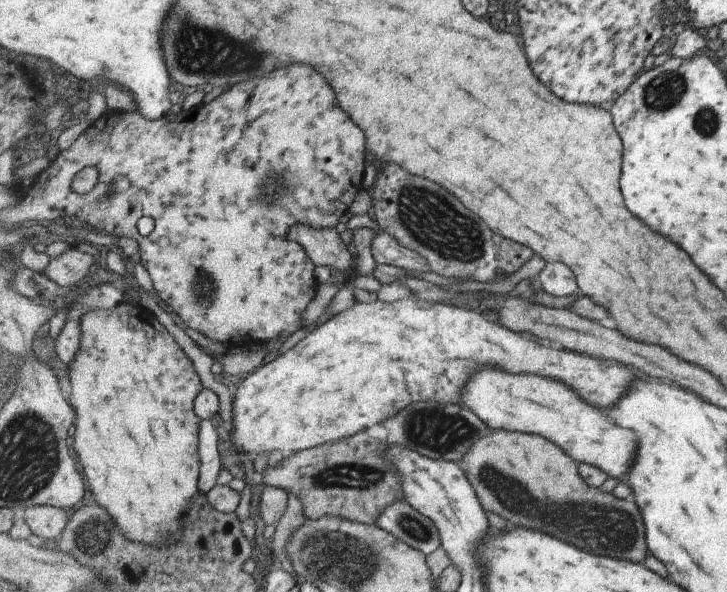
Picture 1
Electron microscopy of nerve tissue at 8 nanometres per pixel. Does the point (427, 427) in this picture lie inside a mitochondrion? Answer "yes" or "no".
yes

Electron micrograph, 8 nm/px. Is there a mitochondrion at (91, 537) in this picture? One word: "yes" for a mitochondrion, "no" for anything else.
yes

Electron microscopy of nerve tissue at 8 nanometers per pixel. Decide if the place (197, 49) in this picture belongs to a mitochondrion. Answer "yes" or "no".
yes

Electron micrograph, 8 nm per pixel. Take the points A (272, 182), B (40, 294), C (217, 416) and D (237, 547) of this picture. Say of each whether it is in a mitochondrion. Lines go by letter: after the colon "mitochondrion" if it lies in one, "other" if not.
A: mitochondrion
B: other
C: other
D: other

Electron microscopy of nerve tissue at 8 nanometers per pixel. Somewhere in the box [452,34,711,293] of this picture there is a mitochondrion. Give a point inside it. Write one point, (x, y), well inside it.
(667, 89)

